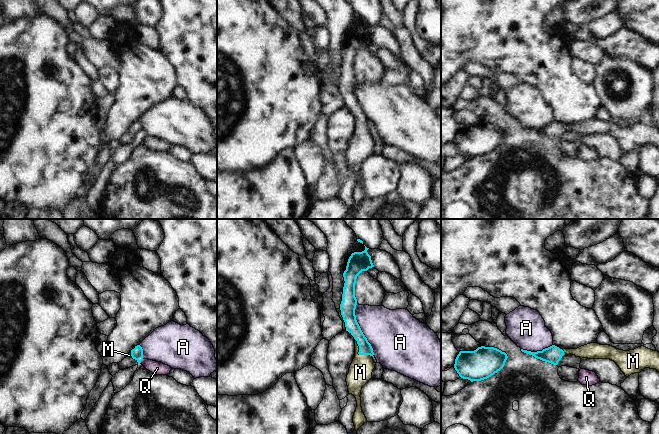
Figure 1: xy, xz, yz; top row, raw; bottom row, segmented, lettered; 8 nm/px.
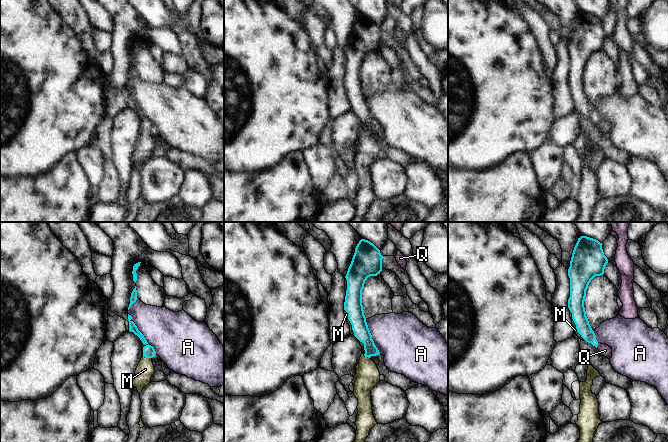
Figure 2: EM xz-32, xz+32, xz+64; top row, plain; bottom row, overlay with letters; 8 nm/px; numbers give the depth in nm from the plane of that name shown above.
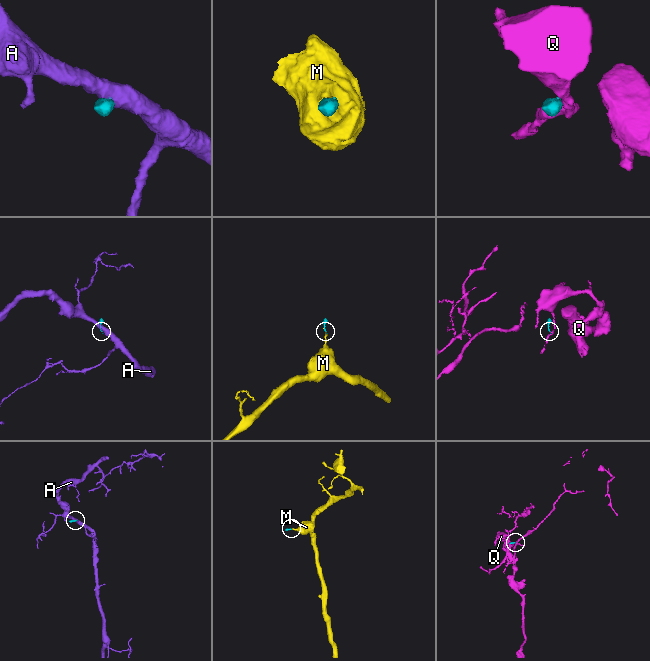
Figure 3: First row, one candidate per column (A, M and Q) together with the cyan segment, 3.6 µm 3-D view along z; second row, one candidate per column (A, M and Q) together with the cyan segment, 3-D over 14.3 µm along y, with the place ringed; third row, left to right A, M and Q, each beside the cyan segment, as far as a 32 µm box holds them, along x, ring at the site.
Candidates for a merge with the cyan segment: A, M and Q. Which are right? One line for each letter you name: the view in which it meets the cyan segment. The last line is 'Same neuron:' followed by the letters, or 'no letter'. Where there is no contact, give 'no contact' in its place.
M: meets cyan in xz
Same neuron: M

